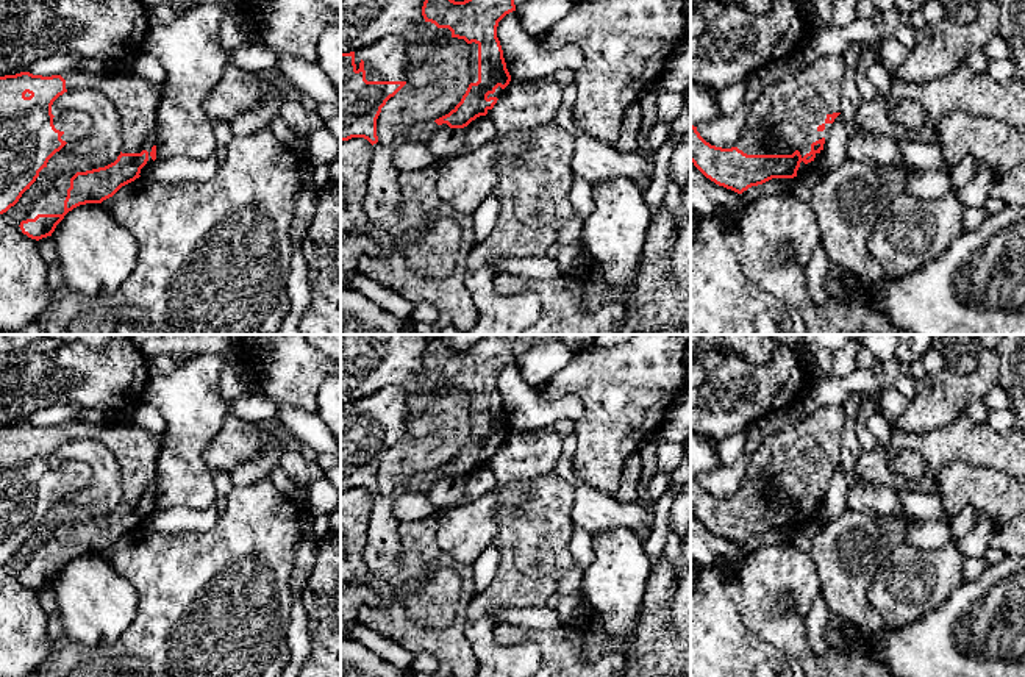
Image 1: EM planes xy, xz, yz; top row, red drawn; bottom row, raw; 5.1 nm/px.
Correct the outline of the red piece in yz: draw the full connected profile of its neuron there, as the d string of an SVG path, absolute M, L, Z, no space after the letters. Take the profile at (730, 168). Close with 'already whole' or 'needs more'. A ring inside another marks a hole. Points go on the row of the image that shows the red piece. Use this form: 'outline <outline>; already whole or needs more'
outline M827 55L805 64L795 75L756 94L747 124L731 149L706 142L691 125L691 161L711 181L738 194L772 178L794 178L814 170L834 119L841 114L844 55Z; needs more

